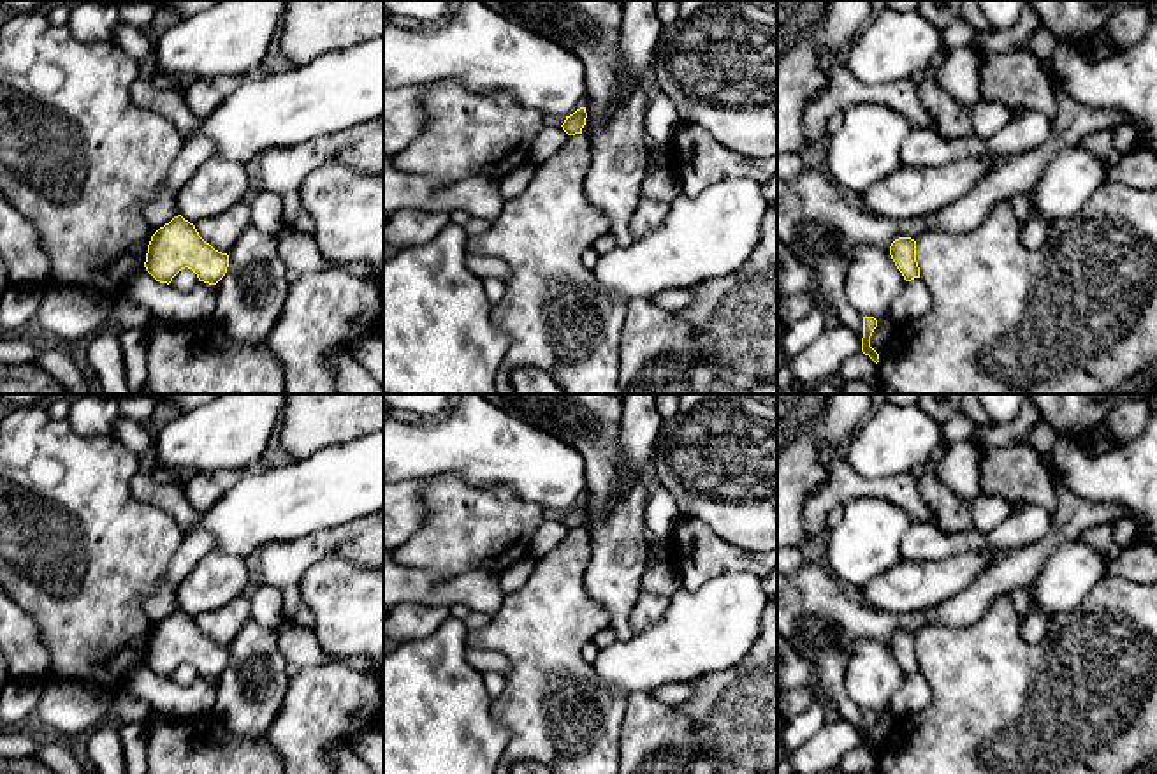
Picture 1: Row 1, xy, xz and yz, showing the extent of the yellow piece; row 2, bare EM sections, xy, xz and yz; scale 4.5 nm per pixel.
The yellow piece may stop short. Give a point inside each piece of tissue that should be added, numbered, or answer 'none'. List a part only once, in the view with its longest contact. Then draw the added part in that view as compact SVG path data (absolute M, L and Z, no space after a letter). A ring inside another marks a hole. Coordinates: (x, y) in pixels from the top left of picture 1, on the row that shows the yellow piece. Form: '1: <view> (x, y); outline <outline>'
none

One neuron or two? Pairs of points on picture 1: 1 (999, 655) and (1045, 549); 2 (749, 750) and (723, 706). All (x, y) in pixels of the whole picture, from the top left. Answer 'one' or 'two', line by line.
1: two
2: one

